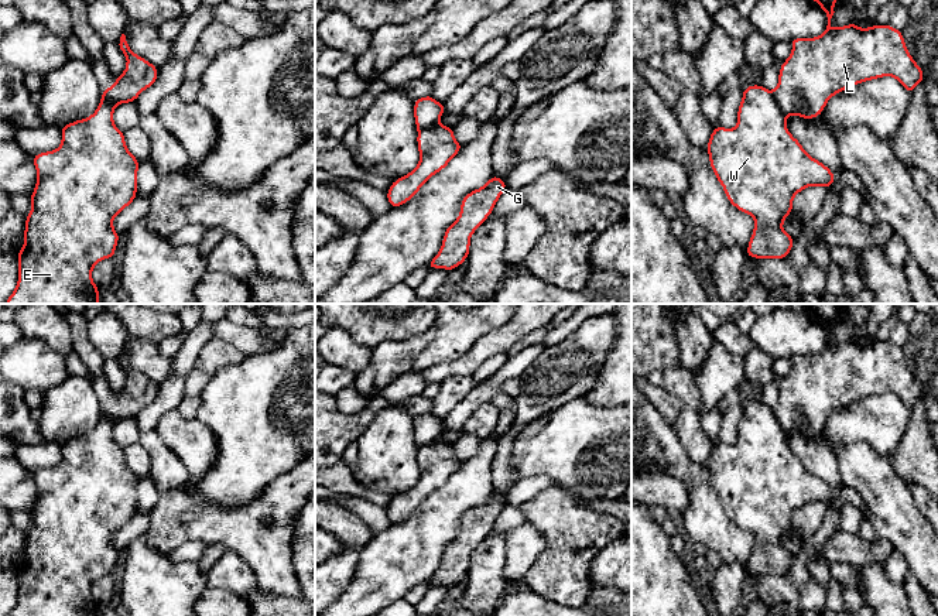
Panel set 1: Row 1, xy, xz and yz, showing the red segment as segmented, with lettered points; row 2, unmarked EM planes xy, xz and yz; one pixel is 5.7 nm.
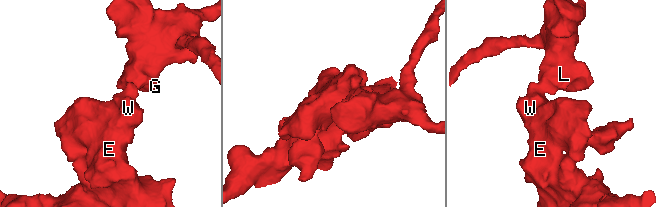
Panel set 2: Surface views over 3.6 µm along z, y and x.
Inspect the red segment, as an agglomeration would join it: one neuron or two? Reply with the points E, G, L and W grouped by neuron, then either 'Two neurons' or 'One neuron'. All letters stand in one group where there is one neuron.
Groups: E W / G L. Two neurons

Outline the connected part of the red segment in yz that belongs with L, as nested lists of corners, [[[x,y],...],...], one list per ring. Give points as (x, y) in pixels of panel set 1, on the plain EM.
[[[808,304],[807,312],[825,328],[828,342],[819,353],[790,356],[791,372],[780,383],[778,403],[771,408],[785,432],[815,435],[822,431],[832,413],[857,400],[883,393],[896,394],[910,411],[920,398],[924,398],[924,387],[910,372],[901,346],[890,340],[860,345],[855,339],[839,345],[831,343],[835,319],[843,307],[845,304]]]

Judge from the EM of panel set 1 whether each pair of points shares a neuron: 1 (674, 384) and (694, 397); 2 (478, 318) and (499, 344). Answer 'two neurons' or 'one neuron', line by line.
1: one neuron
2: two neurons

